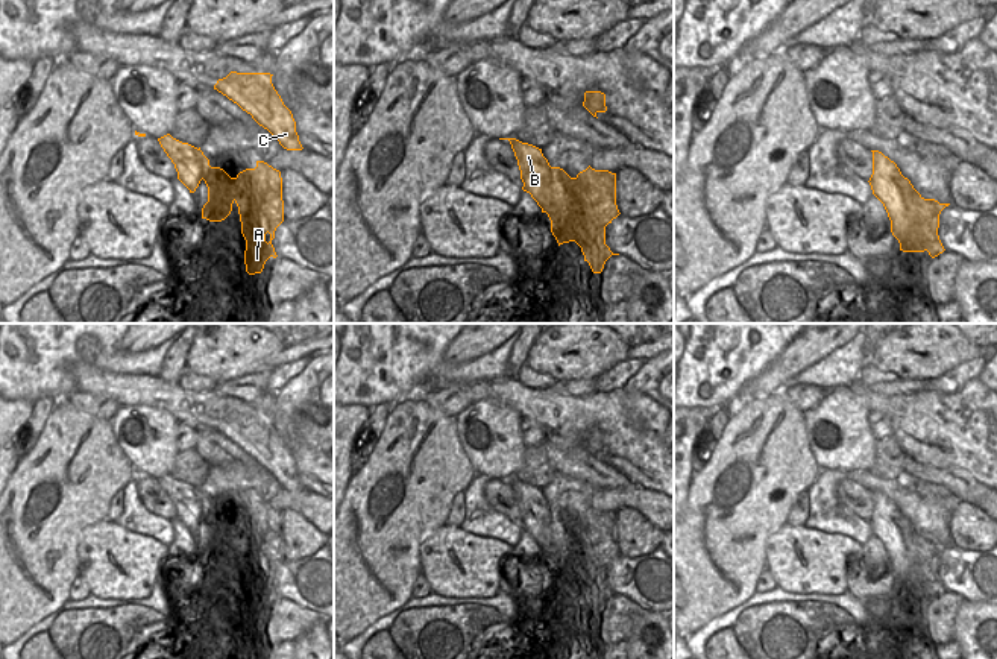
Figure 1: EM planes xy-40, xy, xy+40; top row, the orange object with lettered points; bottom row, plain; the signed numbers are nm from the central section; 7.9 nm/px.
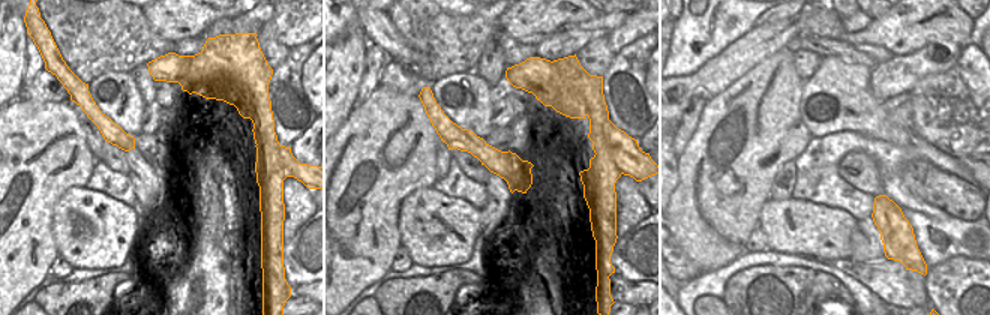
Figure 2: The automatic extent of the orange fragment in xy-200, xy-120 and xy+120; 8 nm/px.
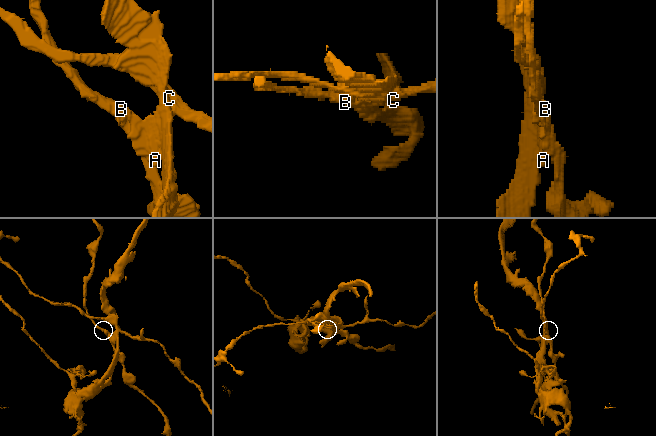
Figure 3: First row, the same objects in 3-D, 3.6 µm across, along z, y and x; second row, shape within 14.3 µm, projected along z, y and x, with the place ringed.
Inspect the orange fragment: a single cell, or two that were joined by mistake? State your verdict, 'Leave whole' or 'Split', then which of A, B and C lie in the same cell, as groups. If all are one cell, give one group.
Split. Groups: A C / B.

